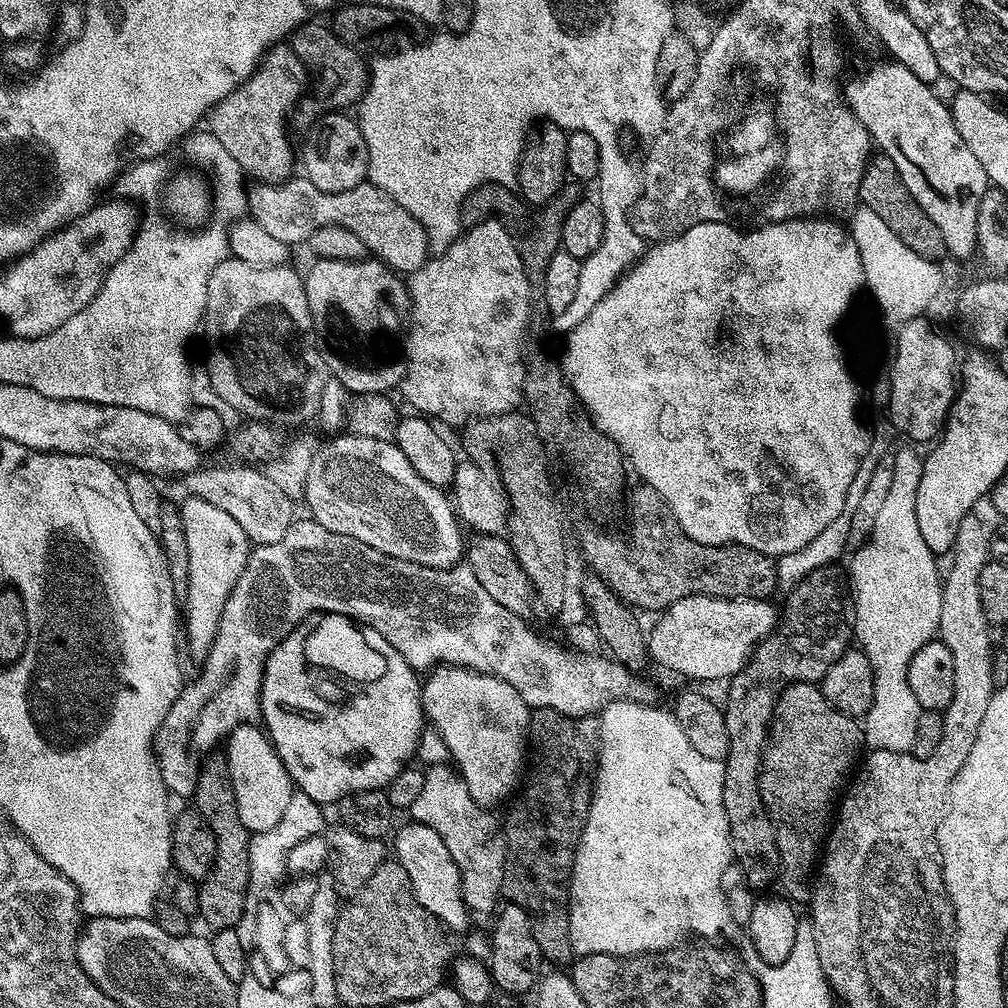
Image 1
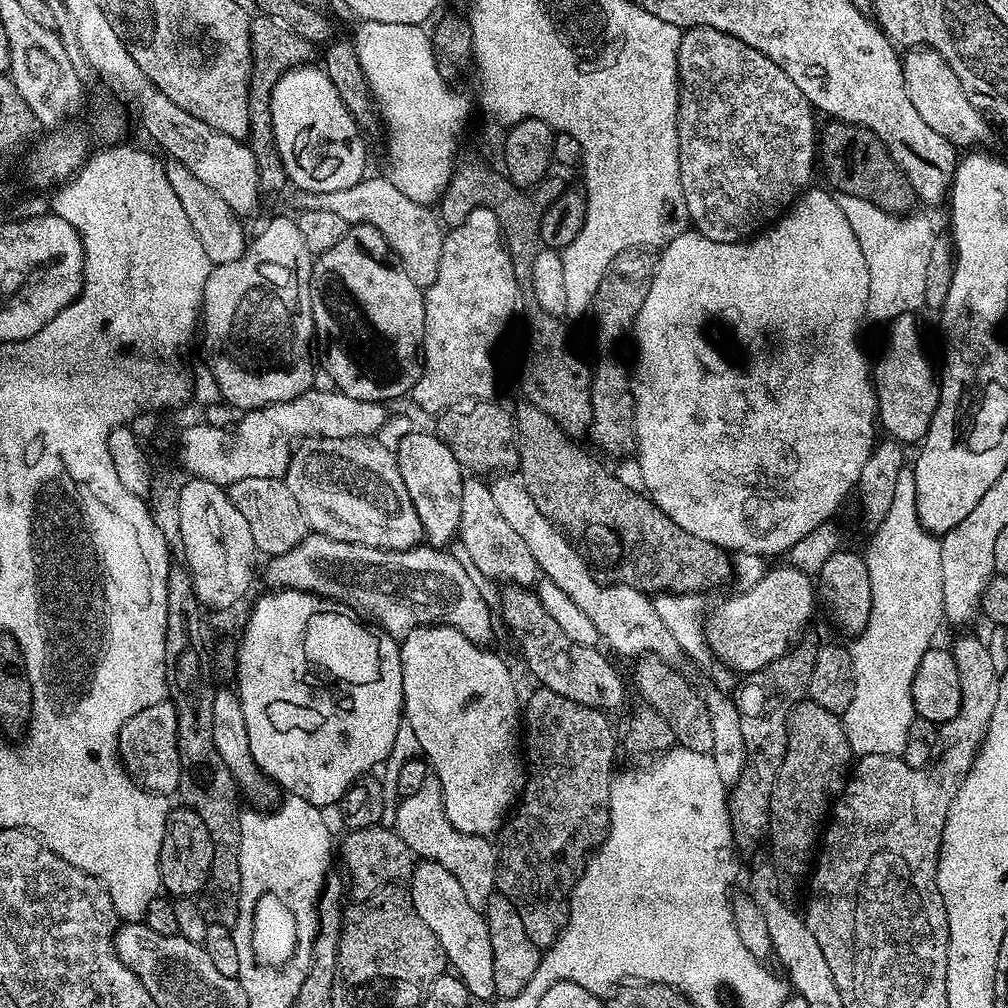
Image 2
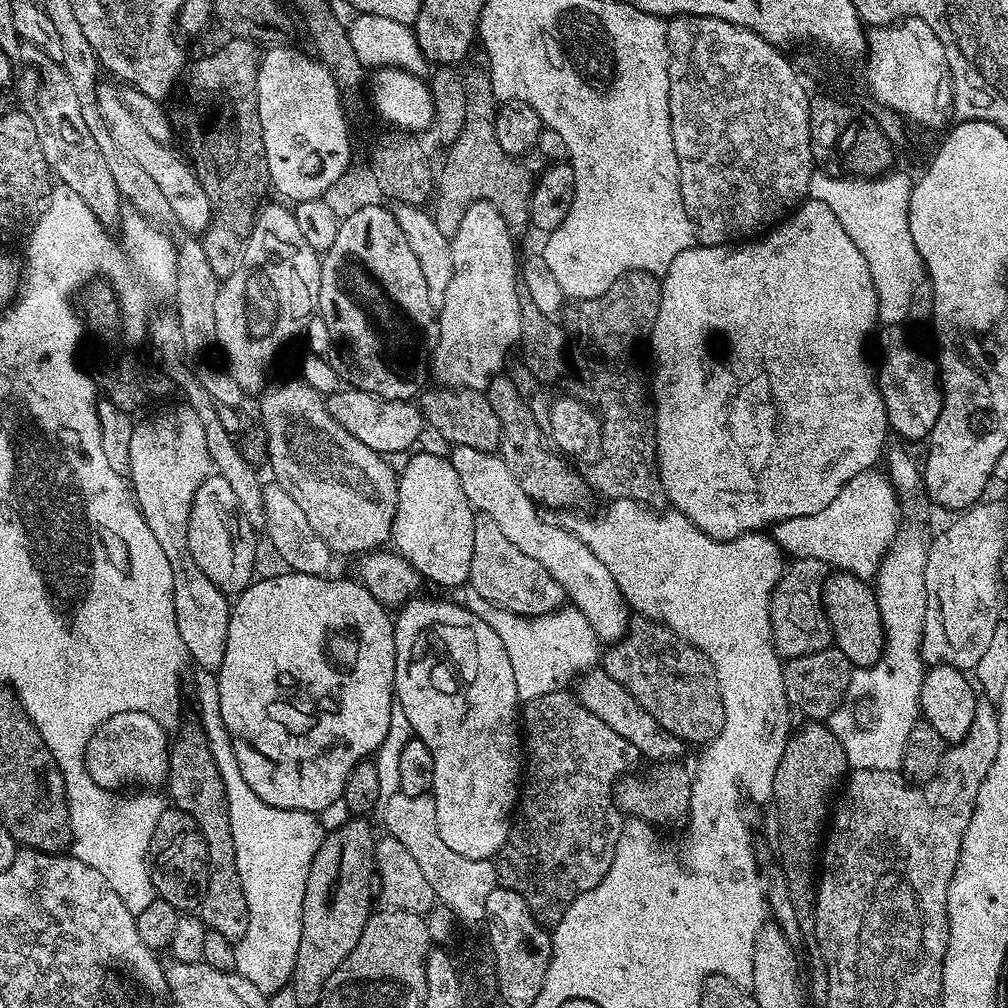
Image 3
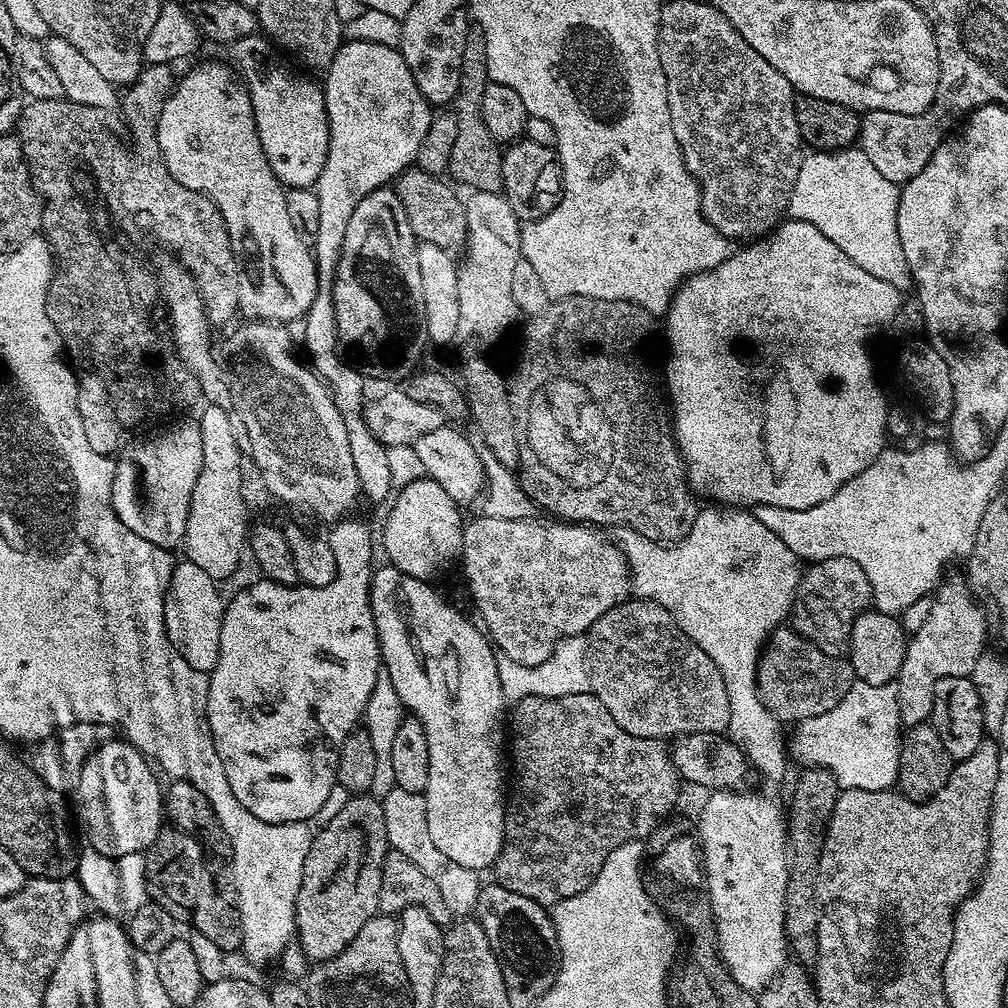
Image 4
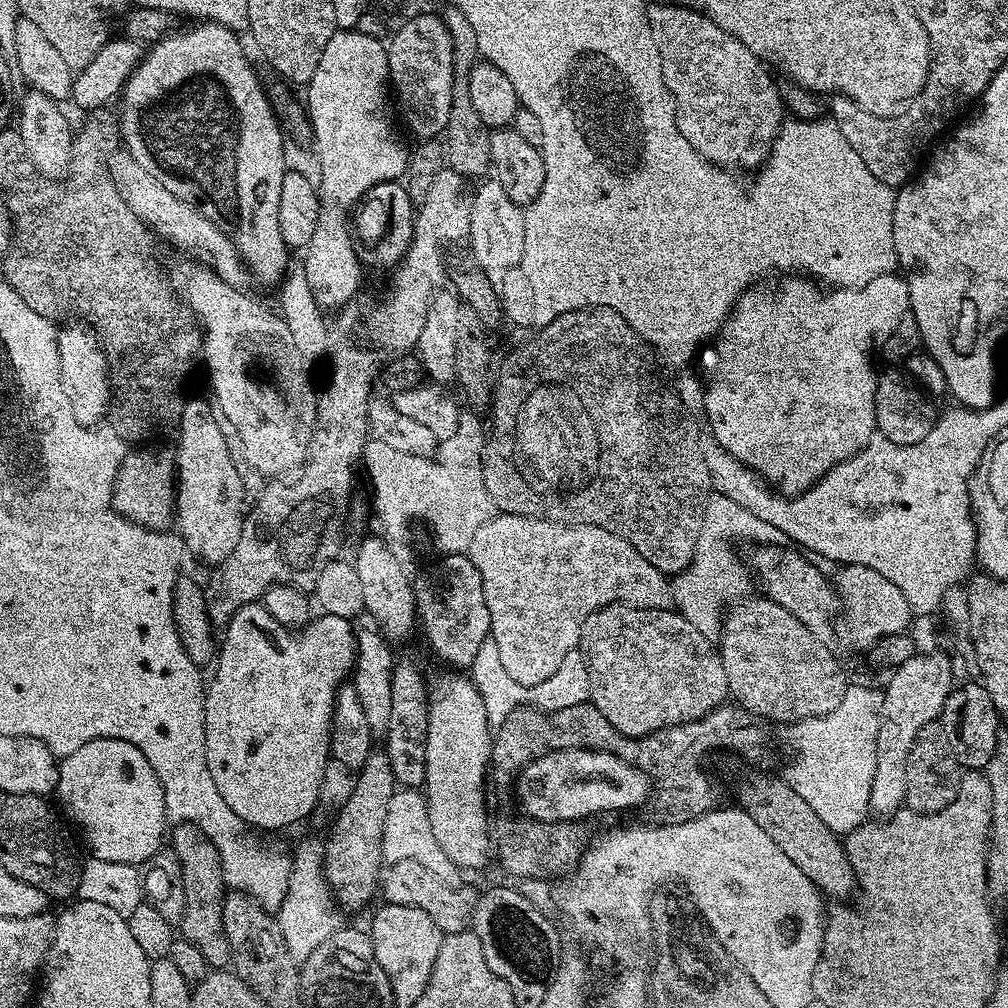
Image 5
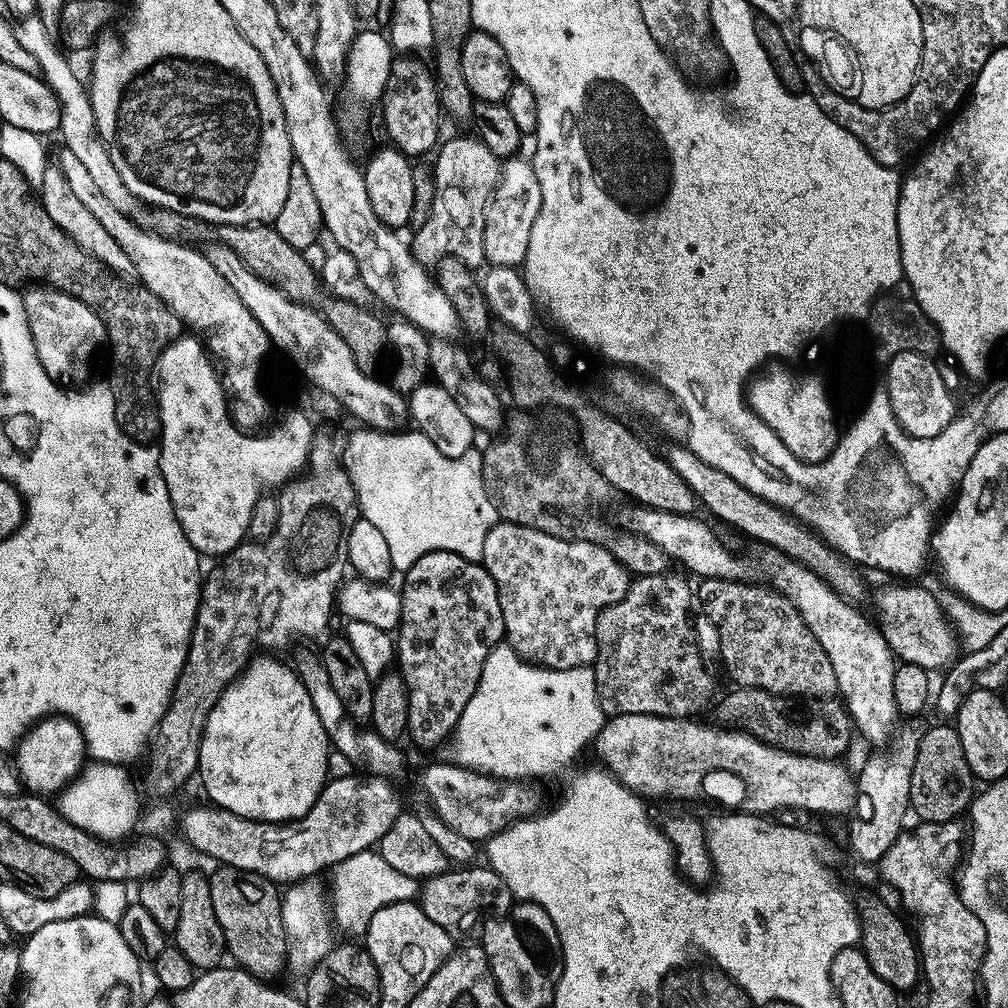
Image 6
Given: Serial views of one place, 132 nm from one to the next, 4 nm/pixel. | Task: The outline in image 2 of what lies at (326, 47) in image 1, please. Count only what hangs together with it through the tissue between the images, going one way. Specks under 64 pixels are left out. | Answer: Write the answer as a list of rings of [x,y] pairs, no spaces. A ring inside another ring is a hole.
[[[270,14],[257,15],[251,26],[252,74],[248,87],[248,109],[250,110],[251,131],[248,145],[255,154],[260,170],[260,187],[265,192],[278,192],[287,187],[285,167],[277,152],[276,139],[273,132],[272,98],[273,88],[282,74],[295,67],[301,67],[309,60],[314,52],[314,46],[308,39],[302,38],[296,30]]]

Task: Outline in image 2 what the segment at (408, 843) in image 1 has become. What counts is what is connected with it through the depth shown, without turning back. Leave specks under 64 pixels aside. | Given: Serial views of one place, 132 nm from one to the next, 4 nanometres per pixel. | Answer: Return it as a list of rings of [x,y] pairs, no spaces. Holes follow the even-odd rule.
[[[420,860],[413,867],[411,884],[410,895],[414,910],[418,910],[422,922],[426,922],[430,930],[434,930],[434,938],[442,942],[442,950],[451,971],[460,977],[469,997],[473,1001],[495,1001],[494,950],[490,946],[490,930],[485,913],[475,908],[470,898],[466,898],[458,878],[454,878],[454,874],[446,870],[446,866],[438,866],[438,862],[433,860]]]

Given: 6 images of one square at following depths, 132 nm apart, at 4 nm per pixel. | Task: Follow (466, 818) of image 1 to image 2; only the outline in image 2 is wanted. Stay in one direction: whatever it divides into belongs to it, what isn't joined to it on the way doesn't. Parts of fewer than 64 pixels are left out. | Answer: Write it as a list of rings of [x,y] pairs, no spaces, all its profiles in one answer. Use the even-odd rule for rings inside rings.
[[[435,774],[427,776],[422,786],[410,797],[399,801],[394,830],[400,835],[402,842],[410,846],[413,857],[433,860],[438,862],[438,866],[446,866],[446,870],[450,870],[450,874],[458,878],[466,898],[470,898],[475,908],[483,909],[497,891],[492,885],[492,879],[496,877],[497,845],[489,837],[462,834],[454,828],[450,818],[446,816],[442,786]]]

